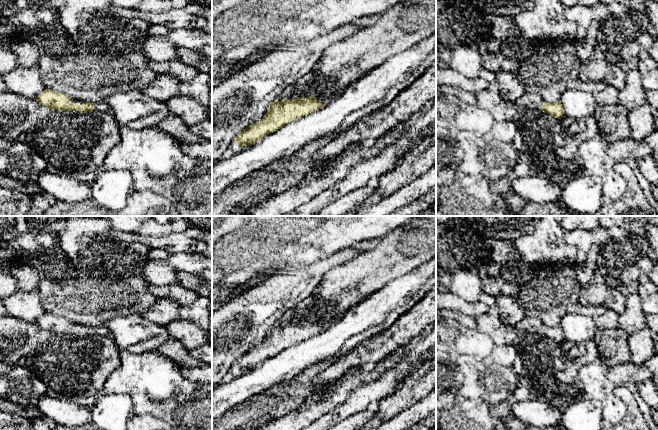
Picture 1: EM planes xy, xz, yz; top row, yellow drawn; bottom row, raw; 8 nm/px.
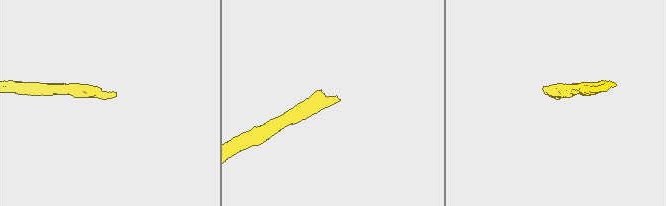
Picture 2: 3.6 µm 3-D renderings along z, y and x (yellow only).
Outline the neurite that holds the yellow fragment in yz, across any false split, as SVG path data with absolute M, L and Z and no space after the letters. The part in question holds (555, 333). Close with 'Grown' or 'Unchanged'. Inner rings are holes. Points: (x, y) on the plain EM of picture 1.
M525 316L515 327L523 332L542 334L557 343L564 341L564 335L560 326L546 326L541 320L537 318L529 318Z. Grown

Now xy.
M46 312L35 323L50 334L74 335L78 337L109 335L109 330L105 326L85 326L75 324L66 320L62 316L54 316L48 312Z. Grown

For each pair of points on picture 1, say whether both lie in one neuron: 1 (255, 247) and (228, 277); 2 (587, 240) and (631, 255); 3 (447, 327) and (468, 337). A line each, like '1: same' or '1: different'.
1: same
2: same
3: same

